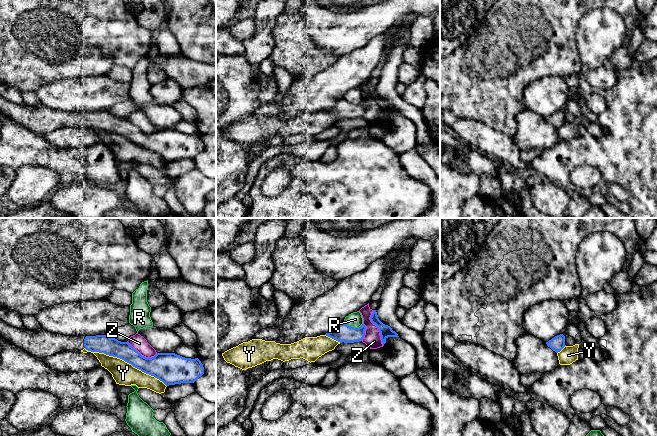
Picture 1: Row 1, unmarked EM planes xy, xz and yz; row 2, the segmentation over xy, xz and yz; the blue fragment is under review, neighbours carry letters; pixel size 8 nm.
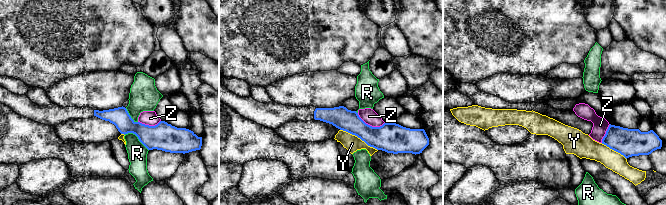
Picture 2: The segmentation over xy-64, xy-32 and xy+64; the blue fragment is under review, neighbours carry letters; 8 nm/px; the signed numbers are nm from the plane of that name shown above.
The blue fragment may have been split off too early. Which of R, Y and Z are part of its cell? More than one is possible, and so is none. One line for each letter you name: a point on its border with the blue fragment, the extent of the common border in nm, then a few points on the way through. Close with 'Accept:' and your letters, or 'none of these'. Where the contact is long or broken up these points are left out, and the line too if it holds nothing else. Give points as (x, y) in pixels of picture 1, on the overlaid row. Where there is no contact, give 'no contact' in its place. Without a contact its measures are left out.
Accept: none of these

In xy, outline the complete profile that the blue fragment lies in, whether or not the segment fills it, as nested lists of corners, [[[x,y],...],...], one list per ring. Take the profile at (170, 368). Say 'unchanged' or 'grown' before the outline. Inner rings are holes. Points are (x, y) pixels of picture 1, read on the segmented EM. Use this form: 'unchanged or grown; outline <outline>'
grown; outline [[[1,319],[0,335],[40,359],[62,350],[81,351],[85,348],[91,352],[104,353],[124,360],[166,386],[194,383],[204,374],[203,364],[198,358],[185,358],[175,353],[157,353],[154,357],[146,358],[128,342],[118,341],[108,335],[65,336],[45,330],[31,332],[29,329],[12,327]]]

